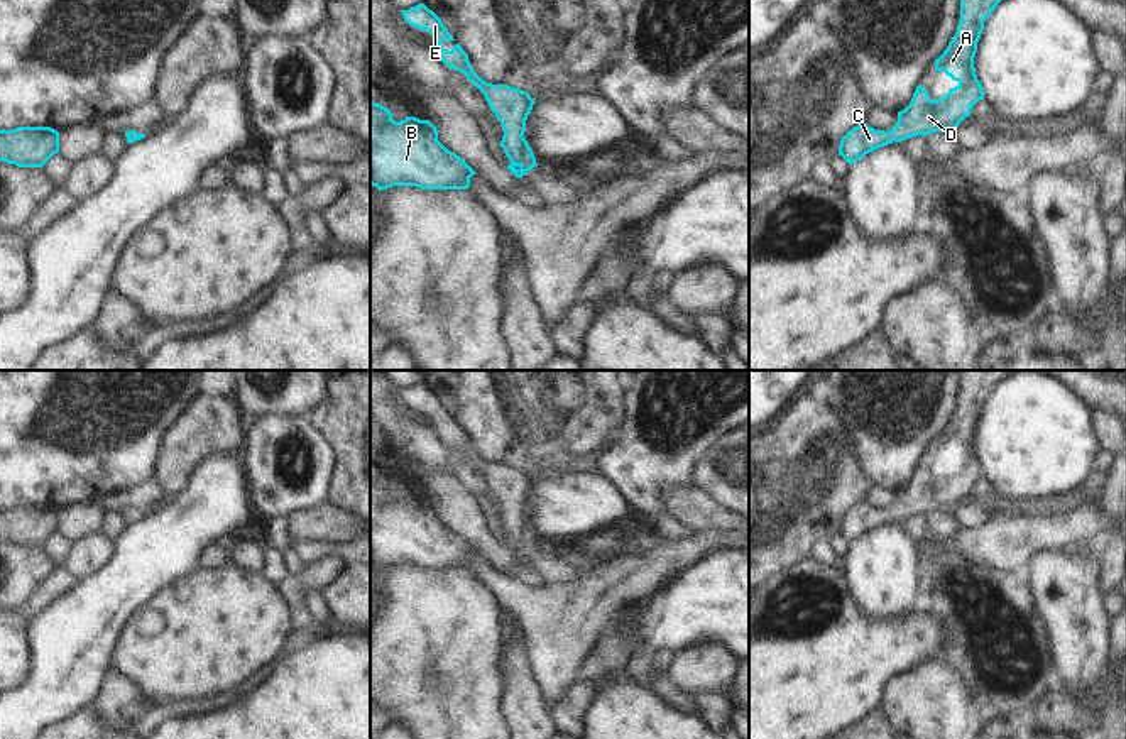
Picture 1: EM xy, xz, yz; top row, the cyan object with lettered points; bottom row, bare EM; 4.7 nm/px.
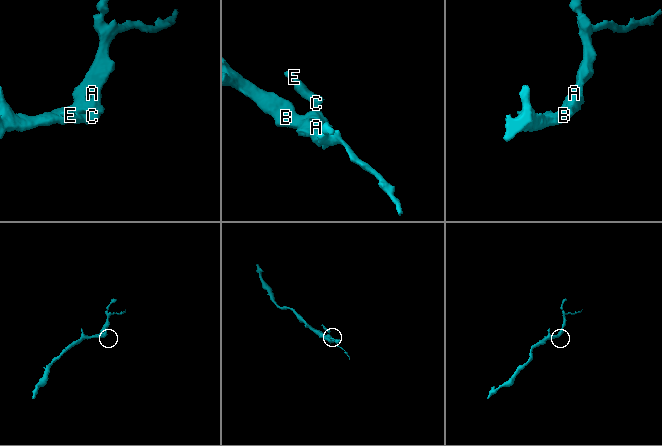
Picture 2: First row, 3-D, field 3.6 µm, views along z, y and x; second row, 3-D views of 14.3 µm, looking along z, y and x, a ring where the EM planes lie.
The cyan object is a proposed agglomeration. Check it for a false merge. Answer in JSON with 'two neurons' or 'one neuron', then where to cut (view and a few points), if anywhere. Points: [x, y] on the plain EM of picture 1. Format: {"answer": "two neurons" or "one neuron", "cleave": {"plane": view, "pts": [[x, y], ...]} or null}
{"answer": "one neuron", "cleave": null}

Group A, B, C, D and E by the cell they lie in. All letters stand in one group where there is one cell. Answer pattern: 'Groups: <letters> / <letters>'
Groups: A B C D E

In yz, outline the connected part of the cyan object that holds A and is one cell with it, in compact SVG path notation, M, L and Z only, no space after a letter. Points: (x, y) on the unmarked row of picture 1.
M964 370L960 375L960 401L943 433L935 438L935 448L945 452L959 463L942 477L932 479L925 465L918 463L910 484L898 490L898 501L889 509L876 509L859 502L849 509L839 524L839 534L849 543L866 533L893 521L933 511L954 511L970 495L972 485L984 477L977 458L974 436L986 397L1009 370Z

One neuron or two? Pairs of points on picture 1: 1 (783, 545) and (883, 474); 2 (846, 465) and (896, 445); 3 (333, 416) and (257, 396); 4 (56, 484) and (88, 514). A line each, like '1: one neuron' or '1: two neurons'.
1: two neurons
2: two neurons
3: two neurons
4: two neurons

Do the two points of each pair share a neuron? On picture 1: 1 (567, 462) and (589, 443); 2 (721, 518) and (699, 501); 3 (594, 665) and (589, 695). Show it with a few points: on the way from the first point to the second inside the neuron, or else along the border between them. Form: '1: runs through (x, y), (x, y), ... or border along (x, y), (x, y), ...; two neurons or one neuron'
1: border along (541, 462), (553, 454), (572, 454), (580, 465); two neurons
2: runs through (716, 516), (704, 506); one neuron
3: border along (584, 678), (599, 678), (602, 682); two neurons

